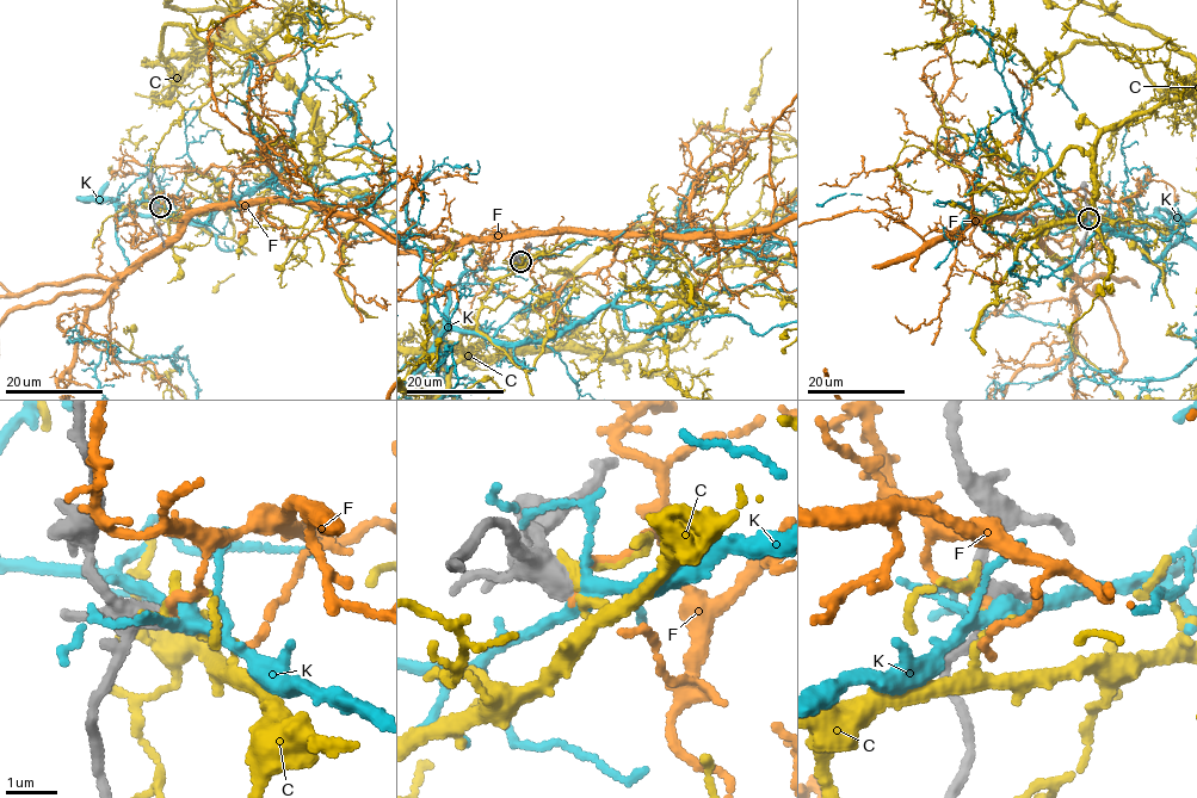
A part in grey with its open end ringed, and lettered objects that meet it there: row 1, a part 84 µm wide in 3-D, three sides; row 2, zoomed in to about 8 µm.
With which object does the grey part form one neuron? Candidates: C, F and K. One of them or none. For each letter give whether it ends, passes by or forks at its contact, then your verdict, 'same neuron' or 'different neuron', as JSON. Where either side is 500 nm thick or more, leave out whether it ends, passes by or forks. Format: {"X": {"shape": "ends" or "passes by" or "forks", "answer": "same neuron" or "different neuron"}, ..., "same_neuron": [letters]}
{"C": {"shape": "forks", "answer": "different neuron"}, "F": {"shape": "ends", "answer": "different neuron"}, "K": {"shape": "forks", "answer": "different neuron"}, "same_neuron": []}

